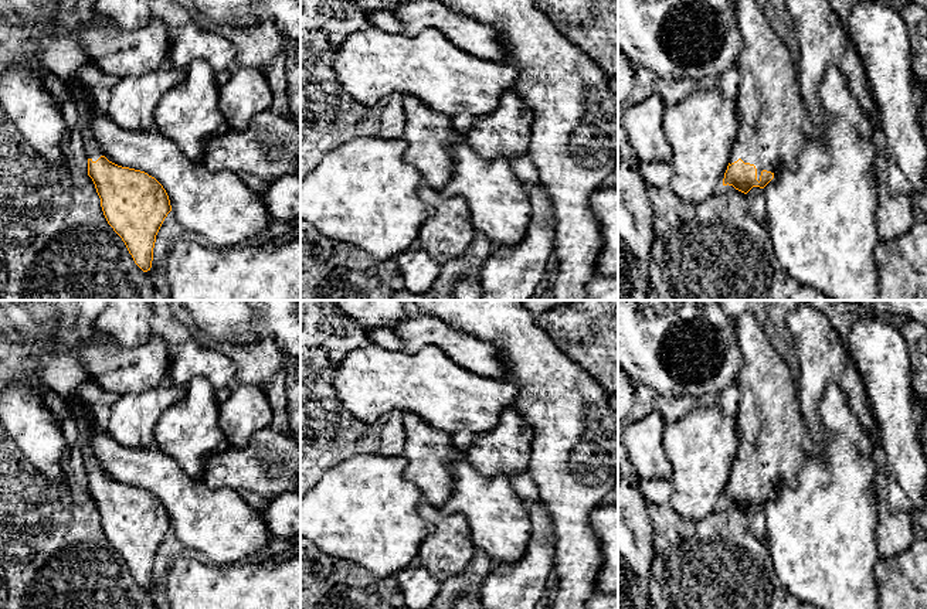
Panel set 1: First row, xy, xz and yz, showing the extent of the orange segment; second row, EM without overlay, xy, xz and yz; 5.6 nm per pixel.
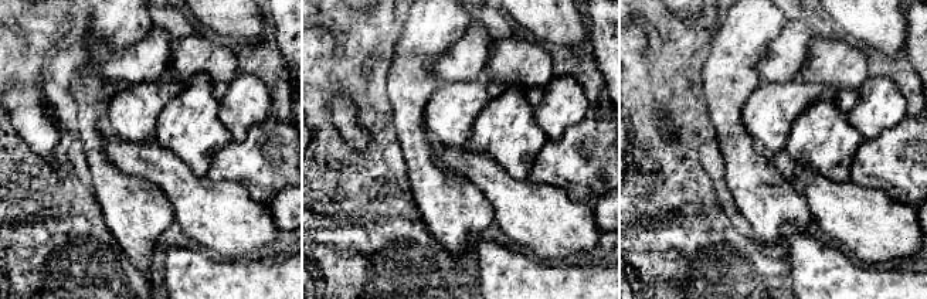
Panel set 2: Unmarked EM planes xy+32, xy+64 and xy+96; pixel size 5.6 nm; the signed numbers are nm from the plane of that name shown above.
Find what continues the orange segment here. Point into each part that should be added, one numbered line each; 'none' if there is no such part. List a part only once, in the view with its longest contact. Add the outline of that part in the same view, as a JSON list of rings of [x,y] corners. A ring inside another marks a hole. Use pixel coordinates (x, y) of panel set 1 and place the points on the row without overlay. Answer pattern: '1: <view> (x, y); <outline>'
1: yz (773, 444); [[[746,310],[731,324],[743,364],[737,382],[740,395],[736,416],[740,435],[730,482],[738,476],[754,482],[760,499],[763,487],[775,490],[780,482],[790,487],[797,486],[802,463],[809,452],[808,429],[801,414],[792,371],[777,354],[763,323],[751,310]]]

